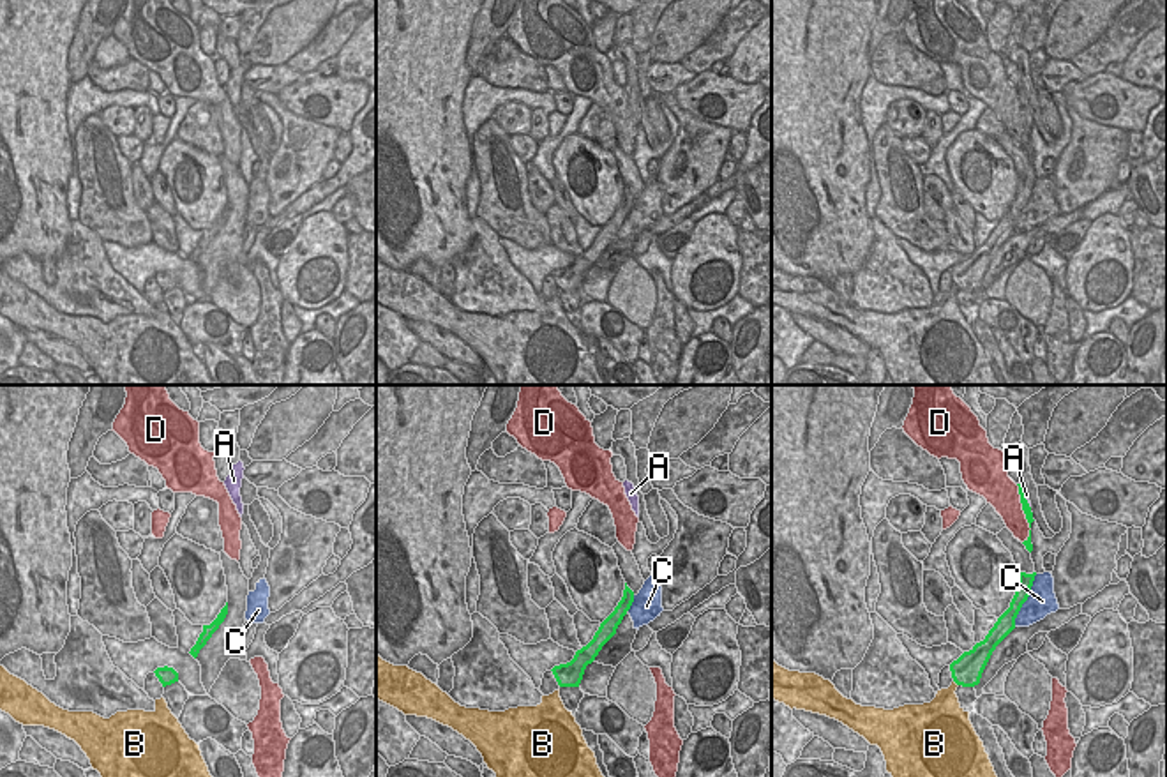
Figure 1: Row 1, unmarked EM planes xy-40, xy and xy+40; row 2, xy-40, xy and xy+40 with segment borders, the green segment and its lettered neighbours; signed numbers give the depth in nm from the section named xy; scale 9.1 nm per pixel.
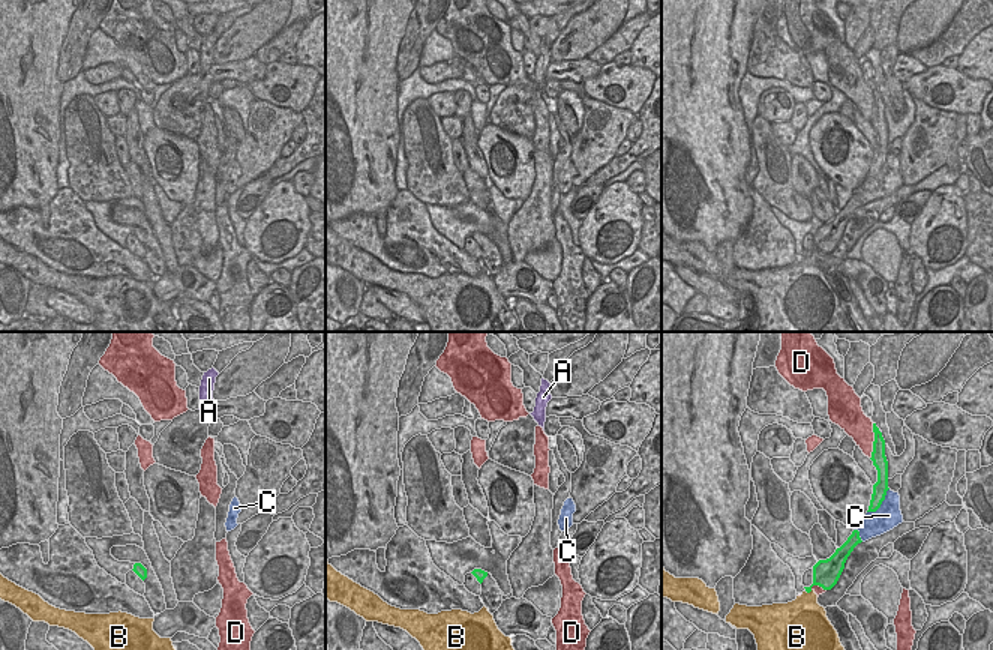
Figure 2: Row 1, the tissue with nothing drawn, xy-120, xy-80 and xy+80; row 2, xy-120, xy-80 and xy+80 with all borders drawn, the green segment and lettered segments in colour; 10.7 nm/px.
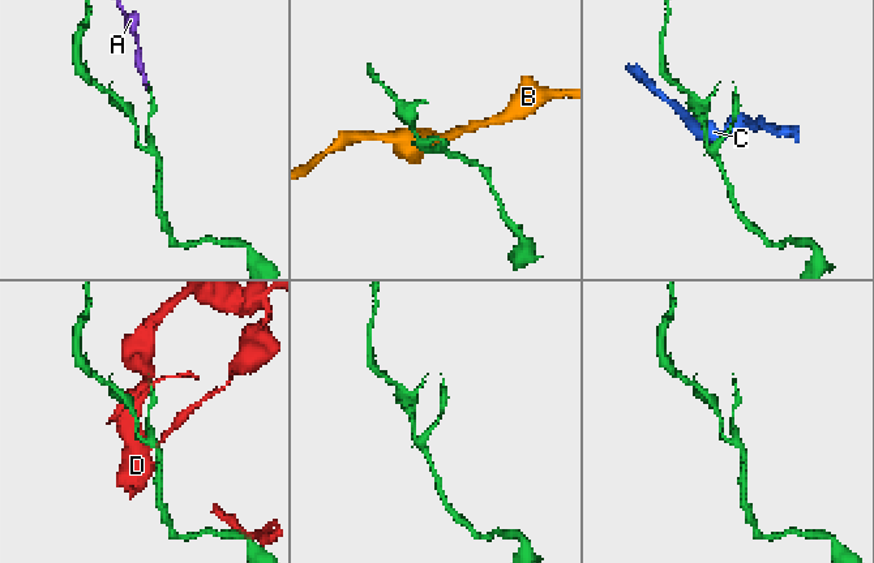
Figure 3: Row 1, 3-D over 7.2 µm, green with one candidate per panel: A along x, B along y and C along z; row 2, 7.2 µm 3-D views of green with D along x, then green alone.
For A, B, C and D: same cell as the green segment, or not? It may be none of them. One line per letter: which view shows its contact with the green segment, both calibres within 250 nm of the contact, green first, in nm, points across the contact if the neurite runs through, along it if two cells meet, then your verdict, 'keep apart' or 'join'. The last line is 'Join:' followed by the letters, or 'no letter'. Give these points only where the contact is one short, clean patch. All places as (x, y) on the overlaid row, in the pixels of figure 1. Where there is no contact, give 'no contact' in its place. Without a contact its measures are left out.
A: contact in xy+40; calibres 70 and 30 nm; way xy+40 (1026, 507), (1026, 502), (1026, 495); join
B: contact in xy+40; calibres 280 and 280 nm; border xy+40 (954, 680), (957, 686); keep apart
C: contact in xy+40; calibres 140 and 260 nm; keep apart
D: contact in xy+40; calibres 70 and 280 nm; keep apart
Join: A

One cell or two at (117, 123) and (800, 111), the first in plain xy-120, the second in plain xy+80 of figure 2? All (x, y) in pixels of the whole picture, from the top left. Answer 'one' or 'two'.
two

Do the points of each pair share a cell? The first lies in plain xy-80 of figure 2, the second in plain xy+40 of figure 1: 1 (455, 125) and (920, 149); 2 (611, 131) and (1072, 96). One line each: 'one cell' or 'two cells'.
1: one cell
2: two cells

